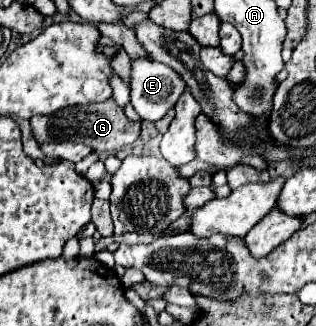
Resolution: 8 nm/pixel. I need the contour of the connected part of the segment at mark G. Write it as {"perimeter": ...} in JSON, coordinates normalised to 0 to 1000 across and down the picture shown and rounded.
{"perimeter":[[[361,304],[329,310],[323,322],[241,322],[190,334],[165,353],[114,353],[95,365],[108,426],[133,439],[171,433],[247,433],[285,445],[297,463],[373,463],[399,445],[418,445],[443,414],[443,377],[411,371],[392,340],[361,316]]]}

